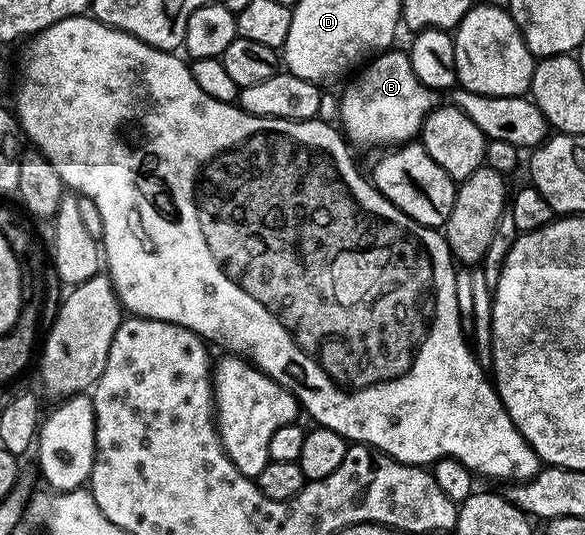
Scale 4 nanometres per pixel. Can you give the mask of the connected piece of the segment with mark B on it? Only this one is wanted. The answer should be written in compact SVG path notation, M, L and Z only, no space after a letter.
M391 49L382 52L380 55L373 56L373 58L345 84L345 87L347 86L346 92L341 92L338 114L340 116L341 130L351 144L359 143L362 147L378 147L381 143L390 143L386 145L409 143L421 132L423 121L425 121L426 116L434 110L436 106L435 96L429 87L425 87L425 85L418 80L416 73L412 73L412 61L410 60L409 54L407 54L405 50L398 50L399 49Z

